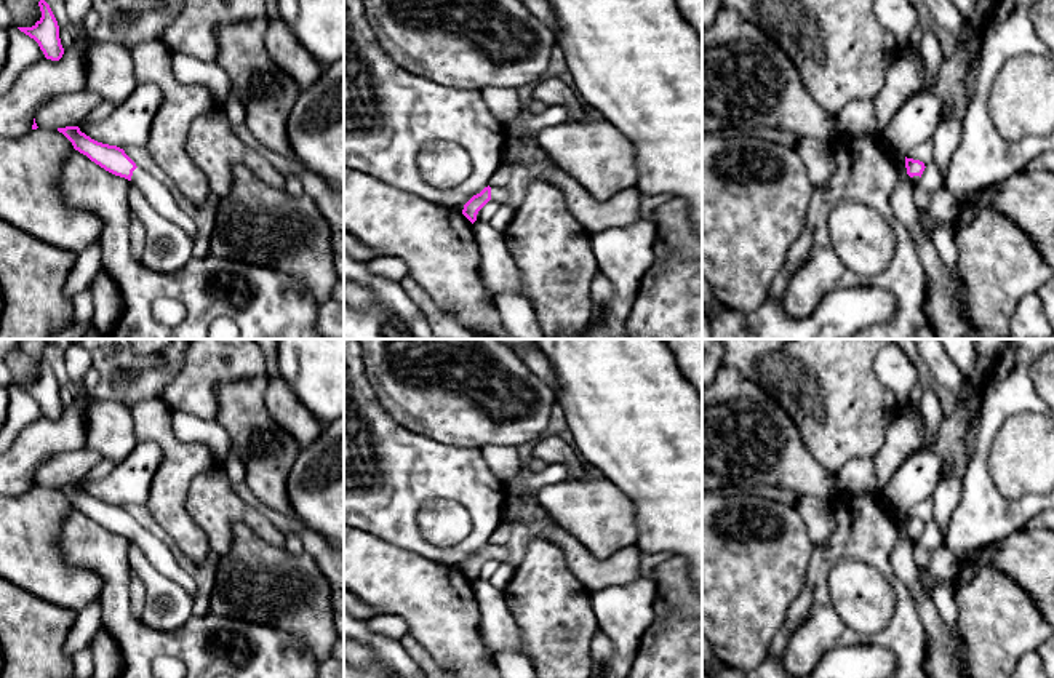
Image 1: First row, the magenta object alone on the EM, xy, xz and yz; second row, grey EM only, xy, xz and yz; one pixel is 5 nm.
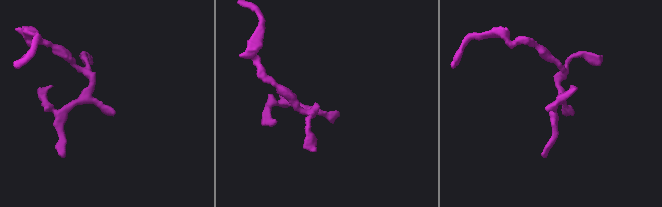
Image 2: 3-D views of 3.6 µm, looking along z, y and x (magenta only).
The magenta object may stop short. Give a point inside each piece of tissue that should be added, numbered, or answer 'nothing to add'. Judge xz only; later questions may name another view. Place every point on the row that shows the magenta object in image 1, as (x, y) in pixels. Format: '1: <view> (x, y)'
1: xz (499, 195)

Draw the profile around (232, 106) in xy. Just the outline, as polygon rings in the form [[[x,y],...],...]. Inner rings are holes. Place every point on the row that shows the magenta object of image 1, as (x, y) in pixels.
[[[232,90],[221,107],[224,109],[230,125],[243,125],[246,122],[246,110]]]

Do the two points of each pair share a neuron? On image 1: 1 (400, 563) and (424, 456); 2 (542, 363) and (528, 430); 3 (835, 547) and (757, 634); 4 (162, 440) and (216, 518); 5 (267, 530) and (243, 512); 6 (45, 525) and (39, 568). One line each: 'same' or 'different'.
1: different
2: different
3: different
4: different
5: same
6: same

